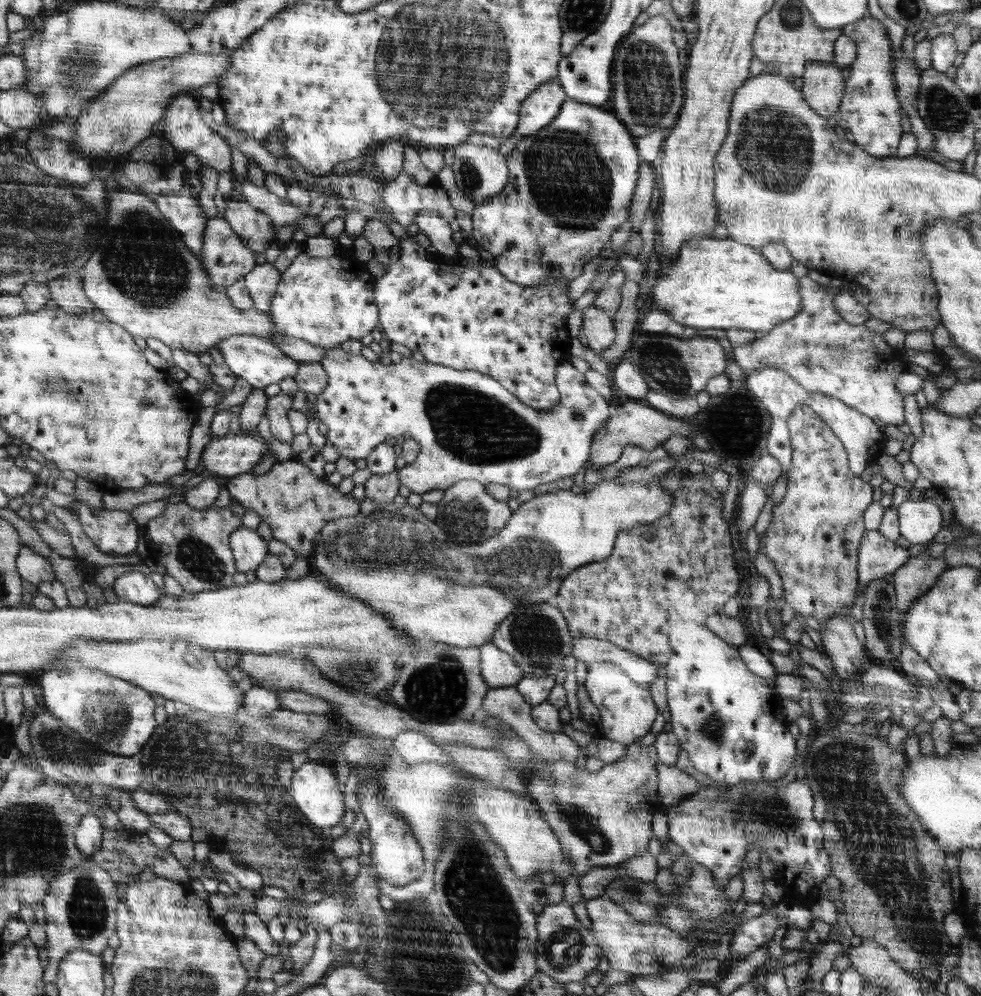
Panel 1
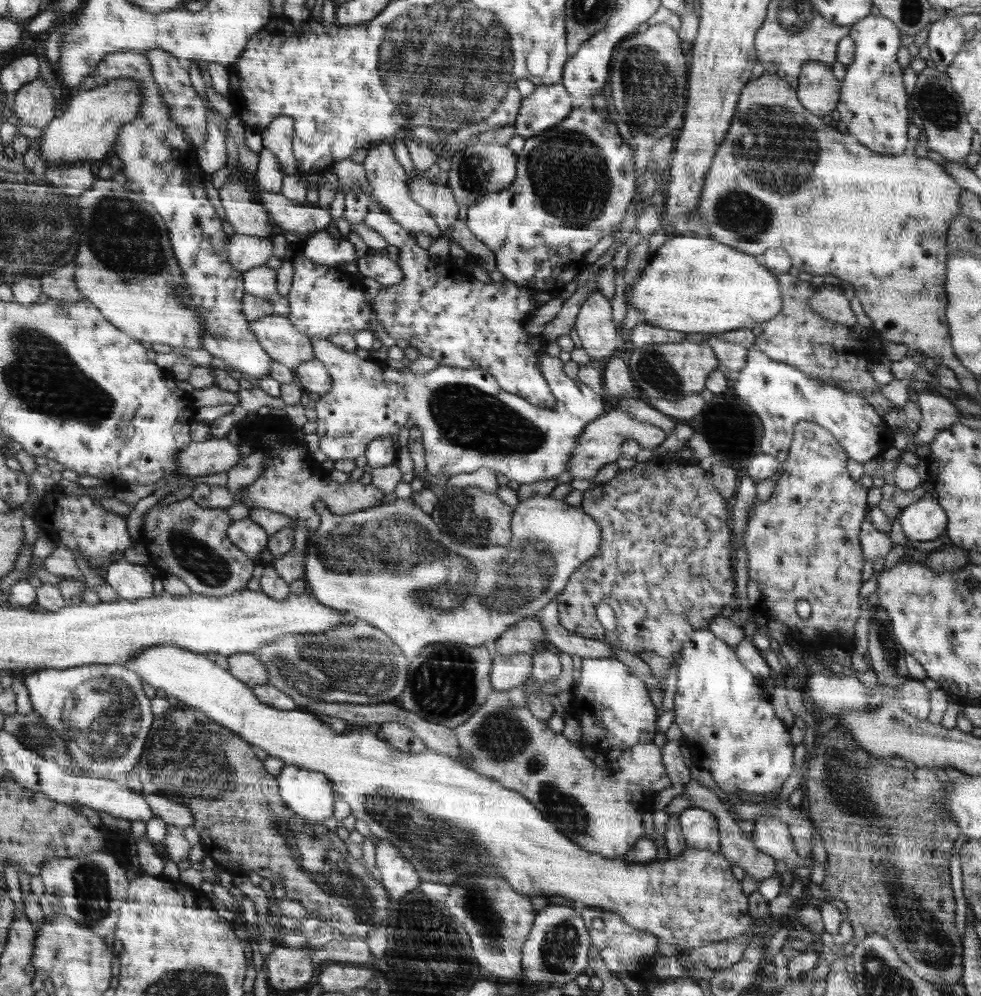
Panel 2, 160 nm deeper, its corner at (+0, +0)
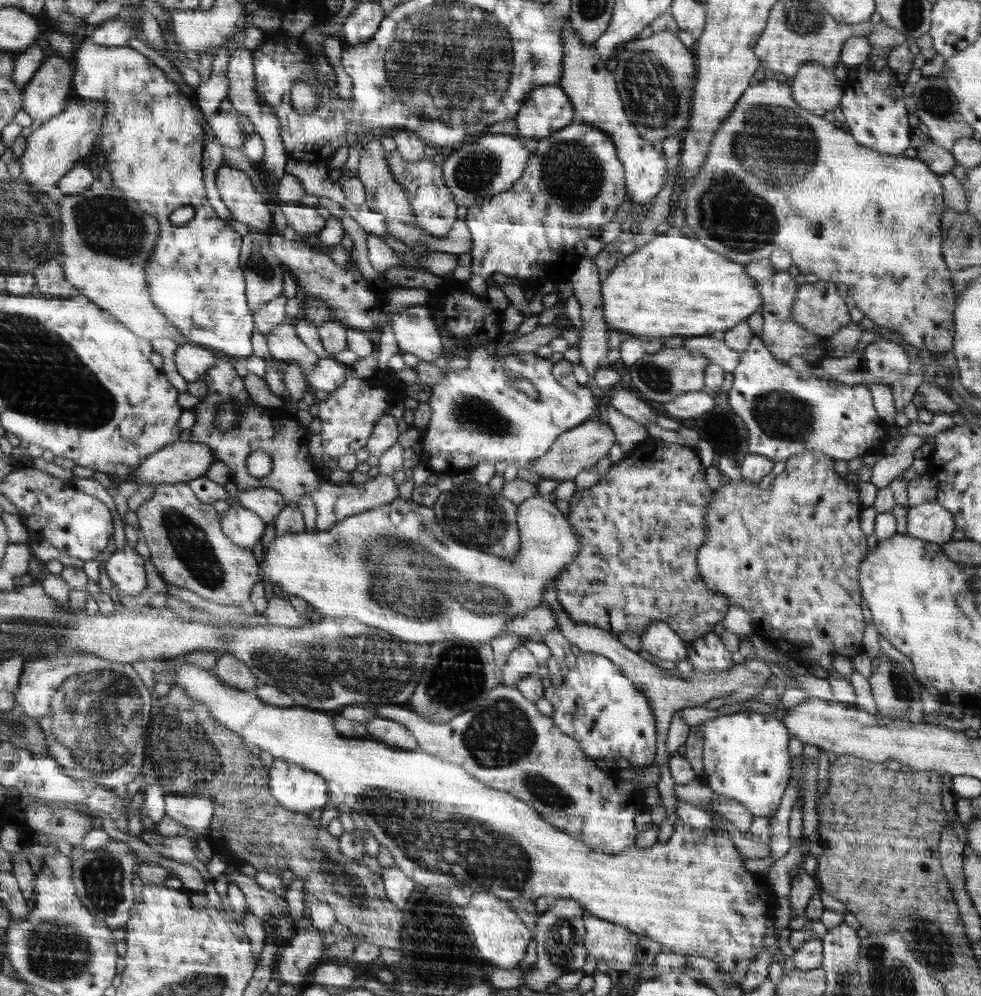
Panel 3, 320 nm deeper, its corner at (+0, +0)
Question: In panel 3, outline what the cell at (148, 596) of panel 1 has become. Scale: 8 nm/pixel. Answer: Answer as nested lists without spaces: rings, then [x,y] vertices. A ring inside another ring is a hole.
[[[127,544],[123,548],[116,547],[112,553],[101,558],[104,559],[104,568],[108,578],[124,594],[138,597],[147,587],[144,560],[136,552],[134,545]]]

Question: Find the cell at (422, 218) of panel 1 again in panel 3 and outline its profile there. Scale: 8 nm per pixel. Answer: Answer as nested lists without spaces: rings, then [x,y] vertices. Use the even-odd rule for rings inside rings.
[[[378,137],[366,139],[359,152],[359,165],[356,174],[364,185],[366,194],[365,206],[380,212],[388,220],[404,222],[404,224],[414,227],[416,219],[414,219],[414,211],[410,207],[410,198],[406,195],[404,186],[394,181],[393,174],[387,162],[385,162],[385,158],[386,154]]]

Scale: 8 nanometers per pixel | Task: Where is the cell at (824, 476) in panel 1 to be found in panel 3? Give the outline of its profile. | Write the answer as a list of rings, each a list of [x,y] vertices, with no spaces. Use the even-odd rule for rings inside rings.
[[[807,450],[796,454],[787,461],[784,471],[776,475],[772,486],[767,490],[758,490],[757,484],[748,480],[730,481],[728,486],[715,489],[715,498],[711,500],[707,514],[703,518],[705,524],[705,541],[698,552],[698,567],[703,580],[707,583],[707,588],[712,592],[721,592],[726,598],[731,598],[729,603],[732,606],[741,606],[746,614],[750,615],[754,631],[759,635],[771,640],[778,648],[784,650],[788,660],[792,659],[799,665],[810,666],[818,664],[822,669],[833,674],[832,661],[834,656],[845,656],[854,659],[862,652],[862,634],[864,634],[864,620],[862,620],[862,606],[860,606],[860,587],[858,586],[858,569],[862,560],[866,556],[866,535],[858,526],[858,516],[860,516],[860,502],[858,502],[858,492],[854,482],[846,484],[845,478],[840,478],[834,472],[834,459],[826,456],[823,452]]]

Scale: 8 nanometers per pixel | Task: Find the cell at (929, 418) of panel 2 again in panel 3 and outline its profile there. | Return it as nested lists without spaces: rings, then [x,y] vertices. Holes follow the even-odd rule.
[[[908,433],[897,444],[893,454],[882,453],[882,458],[871,468],[870,481],[878,489],[888,487],[889,484],[899,478],[912,465],[914,451],[920,448],[924,437]]]

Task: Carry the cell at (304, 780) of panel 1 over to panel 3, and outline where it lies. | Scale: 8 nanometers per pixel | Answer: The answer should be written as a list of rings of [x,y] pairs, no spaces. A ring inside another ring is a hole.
[[[275,758],[270,766],[271,795],[279,804],[292,812],[310,813],[322,810],[331,800],[326,779],[312,769]]]

